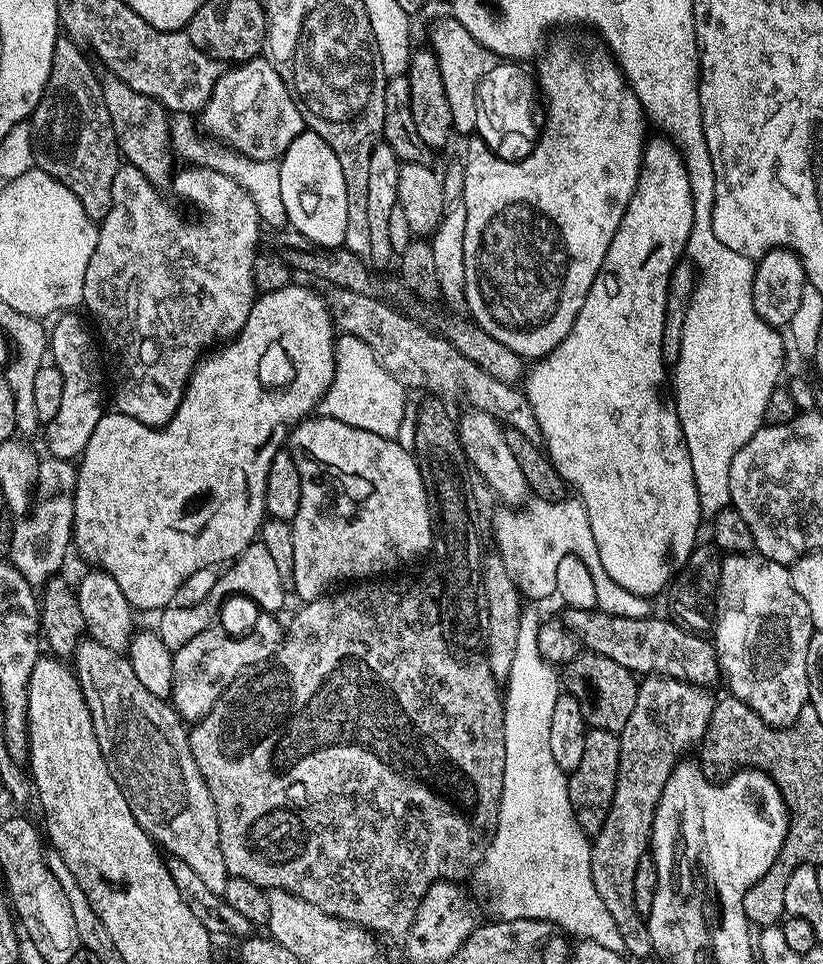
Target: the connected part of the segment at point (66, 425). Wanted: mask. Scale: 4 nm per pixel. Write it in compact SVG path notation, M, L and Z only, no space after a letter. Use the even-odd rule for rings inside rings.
M69 310L55 317L56 325L50 328L50 358L59 373L62 374L62 403L58 408L57 414L45 425L47 453L56 458L63 460L74 460L82 456L85 446L90 440L90 436L94 432L94 427L98 424L101 417L104 415L102 409L102 392L98 386L104 375L104 366L102 363L101 351L97 348L84 348L84 328L80 325L80 320L76 317L75 311Z

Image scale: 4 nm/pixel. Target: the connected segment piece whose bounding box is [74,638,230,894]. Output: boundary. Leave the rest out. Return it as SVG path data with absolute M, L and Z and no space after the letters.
M84 638L77 643L75 660L76 679L88 698L88 707L92 709L92 725L96 731L98 746L102 750L102 758L106 758L106 766L114 782L120 784L138 826L169 857L186 862L186 866L190 866L190 870L194 870L194 874L202 878L208 889L222 894L230 877L218 842L218 814L214 810L214 798L210 798L210 790L198 770L198 762L194 762L194 754L188 741L189 729L175 711L166 707L161 697L150 694L150 690L146 690L146 686L138 682L134 668L130 666L124 652L115 652L102 646L102 642Z

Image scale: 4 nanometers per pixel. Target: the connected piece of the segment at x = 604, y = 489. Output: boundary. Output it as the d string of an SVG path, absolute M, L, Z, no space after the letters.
M659 134L644 145L644 160L640 164L638 186L630 198L630 206L626 206L622 222L614 234L614 242L610 242L610 250L606 250L606 258L600 267L600 273L594 278L594 286L590 286L590 294L586 294L586 302L582 302L582 310L578 310L578 318L574 318L574 326L570 326L570 334L558 342L558 346L547 356L535 361L536 369L528 380L526 395L534 416L538 418L543 447L552 460L553 466L563 478L565 485L576 487L579 503L584 505L590 518L590 530L594 530L594 542L598 546L598 558L602 558L602 566L606 566L606 574L618 582L618 586L626 586L632 594L655 597L655 592L663 593L671 585L678 569L688 561L692 549L698 543L696 535L700 532L702 517L698 506L698 490L694 486L694 466L690 466L690 450L686 450L686 438L682 434L682 426L678 422L678 414L671 403L664 401L666 392L666 365L662 358L662 342L666 326L666 310L668 309L668 280L676 264L681 263L685 255L690 226L698 215L698 208L692 205L694 189L690 186L688 170L684 165L684 153L667 135Z

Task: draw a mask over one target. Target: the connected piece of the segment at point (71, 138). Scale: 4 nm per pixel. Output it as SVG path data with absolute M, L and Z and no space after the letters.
M57 39L48 85L30 117L32 155L35 167L69 188L89 218L99 222L112 205L114 174L122 167L122 155L111 128L104 92L87 59L86 52L73 40Z

